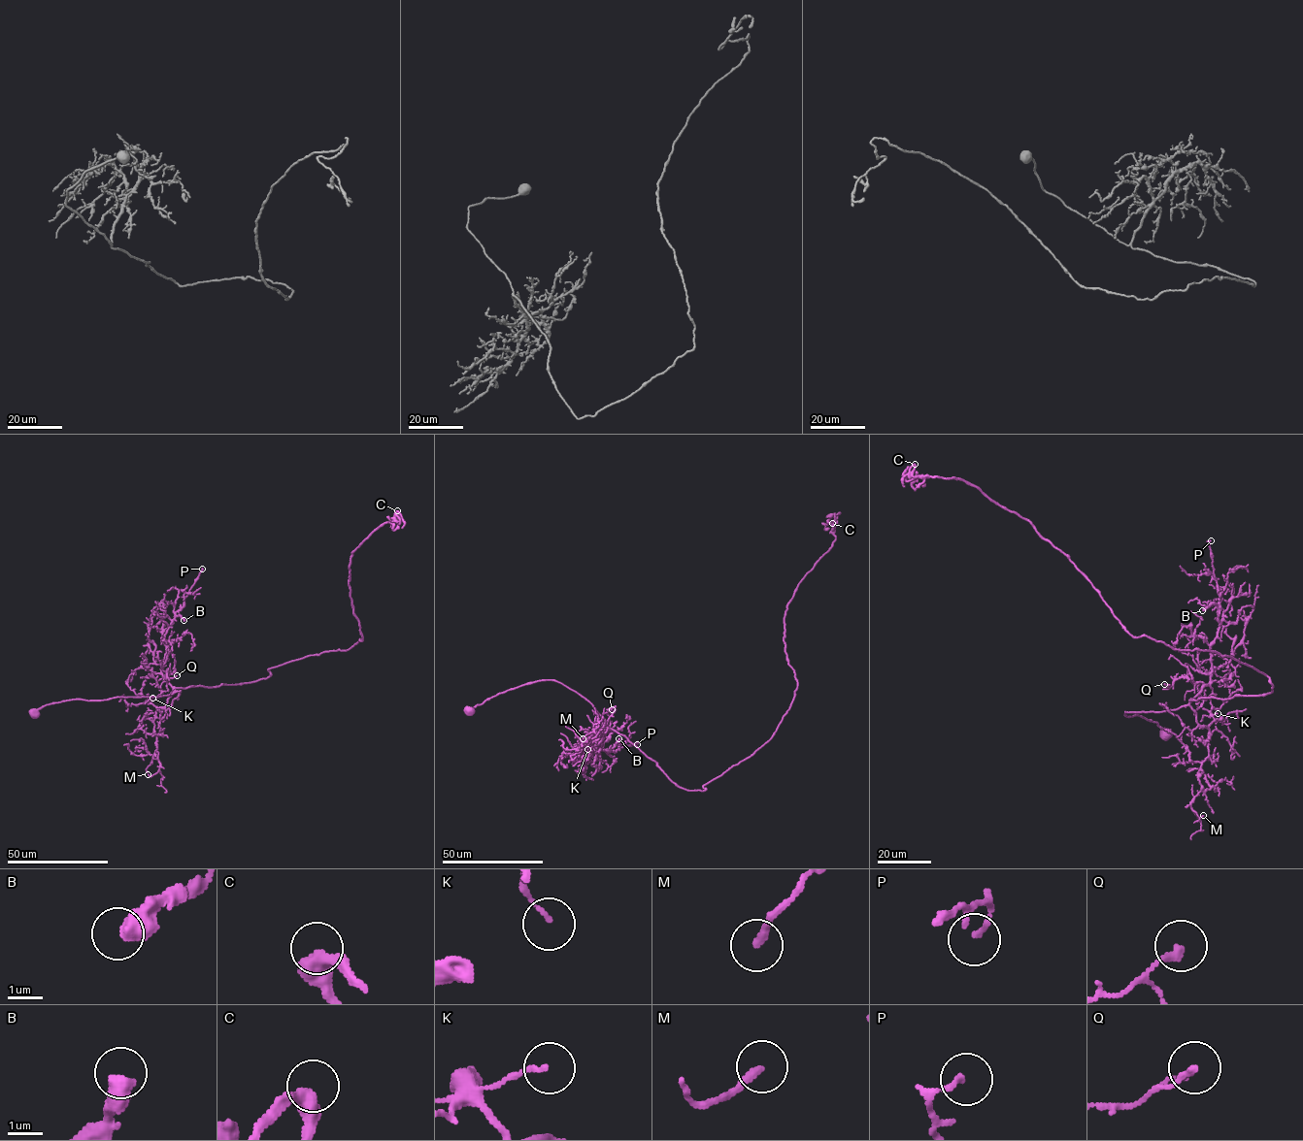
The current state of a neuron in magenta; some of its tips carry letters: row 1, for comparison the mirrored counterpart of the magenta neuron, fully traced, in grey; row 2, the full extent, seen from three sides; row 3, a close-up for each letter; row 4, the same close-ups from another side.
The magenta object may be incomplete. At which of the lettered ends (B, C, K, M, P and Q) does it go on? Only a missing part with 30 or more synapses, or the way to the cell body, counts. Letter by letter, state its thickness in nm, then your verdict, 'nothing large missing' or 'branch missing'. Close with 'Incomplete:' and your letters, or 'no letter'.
B: calibre 550 nm; branch missing
C: calibre 420 nm; nothing large missing
K: calibre 100 nm; nothing large missing
M: calibre 240 nm; nothing large missing
P: calibre 140 nm; nothing large missing
Q: calibre 180 nm; nothing large missing
Incomplete: B

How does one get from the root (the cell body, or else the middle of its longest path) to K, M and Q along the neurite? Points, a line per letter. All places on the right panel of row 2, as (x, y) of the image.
K: (1166, 734), (1156, 722), (1124, 712), (1188, 705), (1196, 722), (1205, 726), (1218, 713)
M: (1166, 734), (1156, 722), (1124, 712), (1188, 705), (1209, 730), (1201, 790), (1191, 803), (1198, 818), (1203, 815)
Q: (1166, 734), (1156, 722), (1124, 715), (1176, 710), (1186, 705), (1203, 684), (1186, 677), (1169, 687), (1164, 684)

